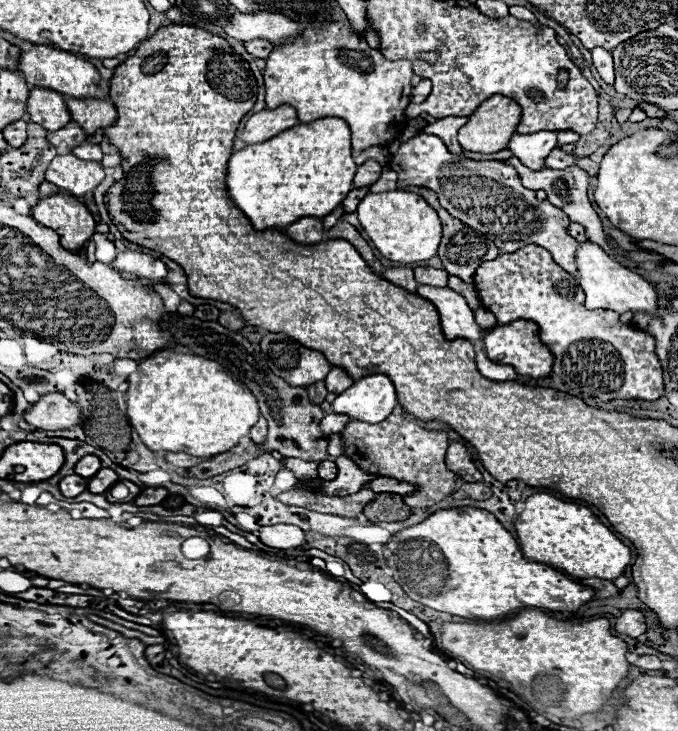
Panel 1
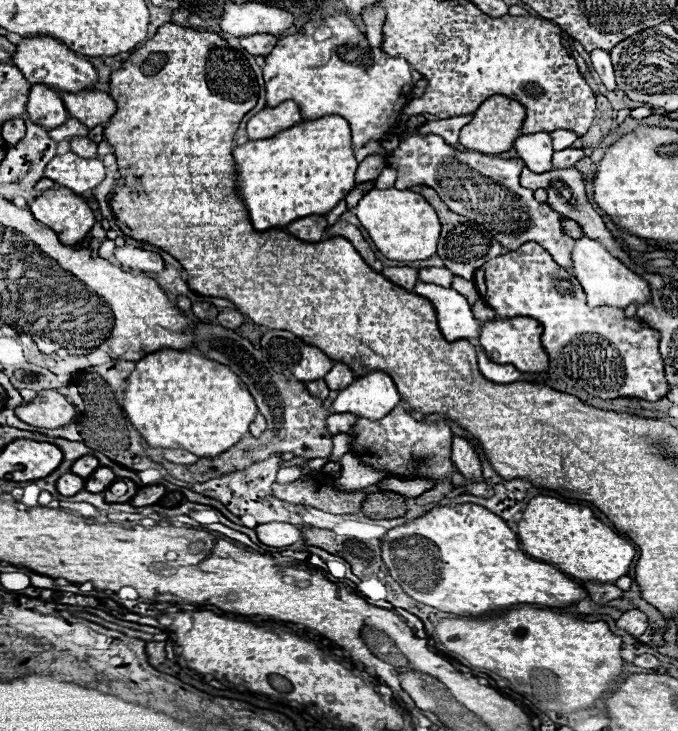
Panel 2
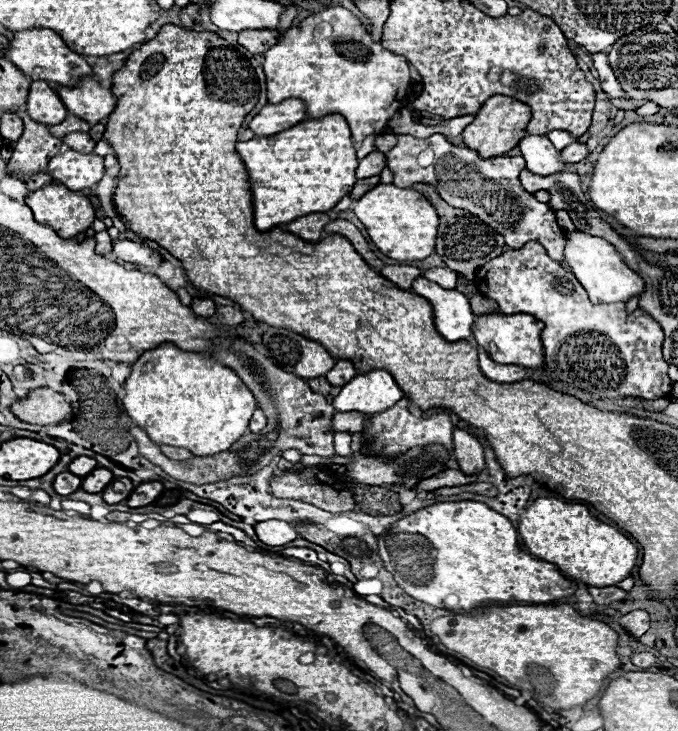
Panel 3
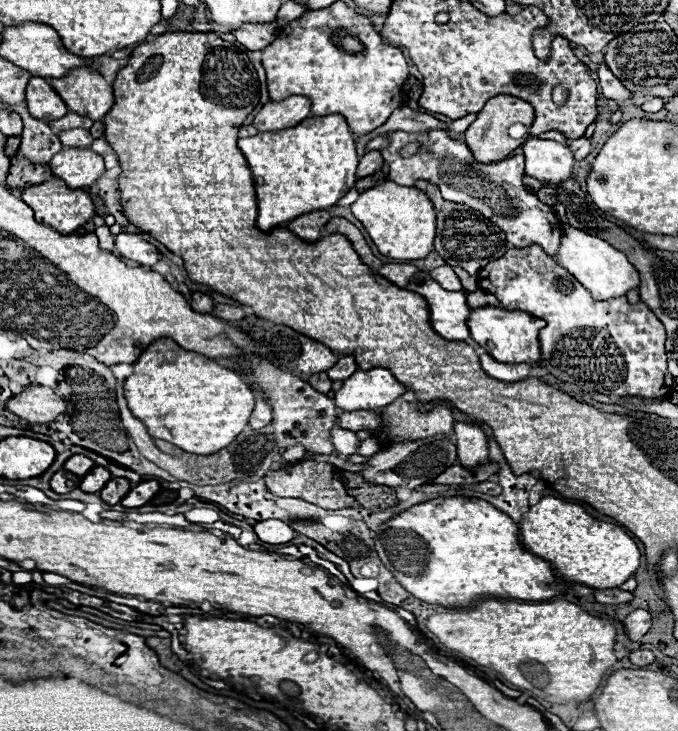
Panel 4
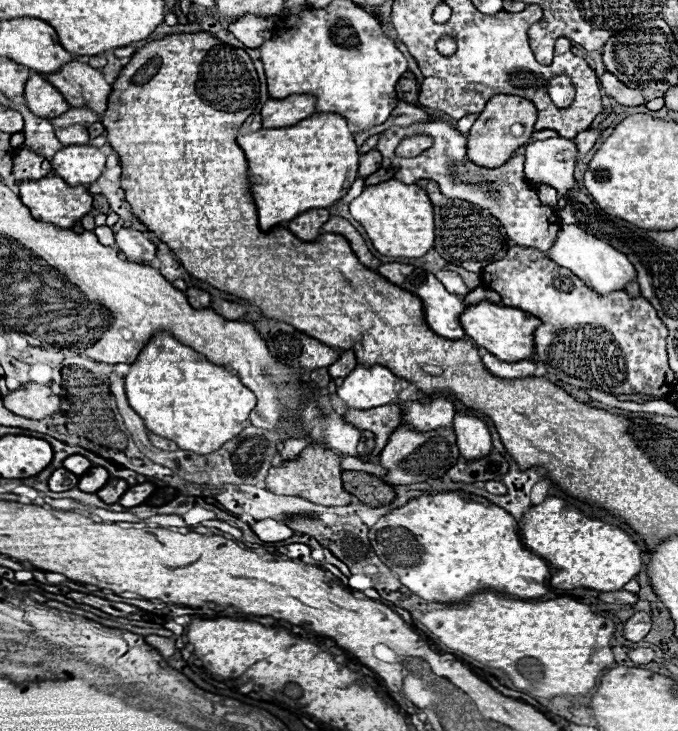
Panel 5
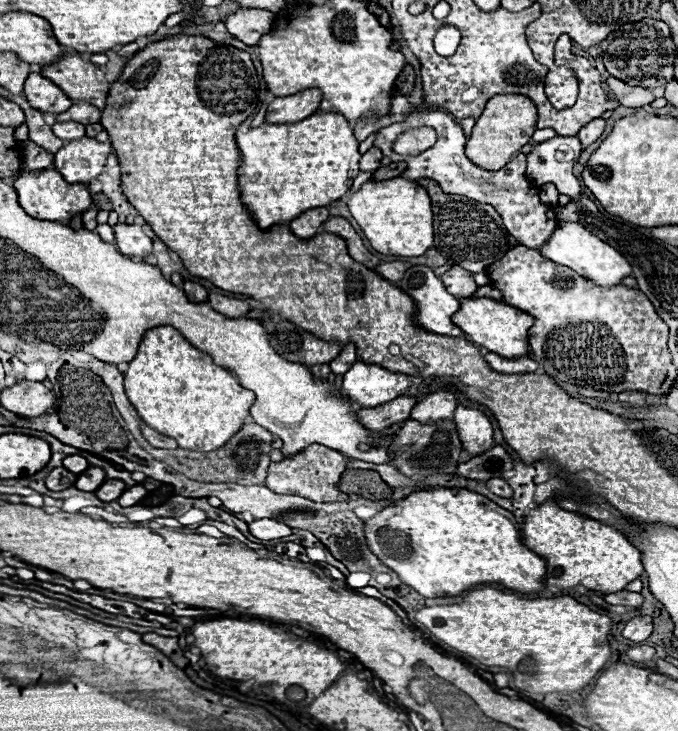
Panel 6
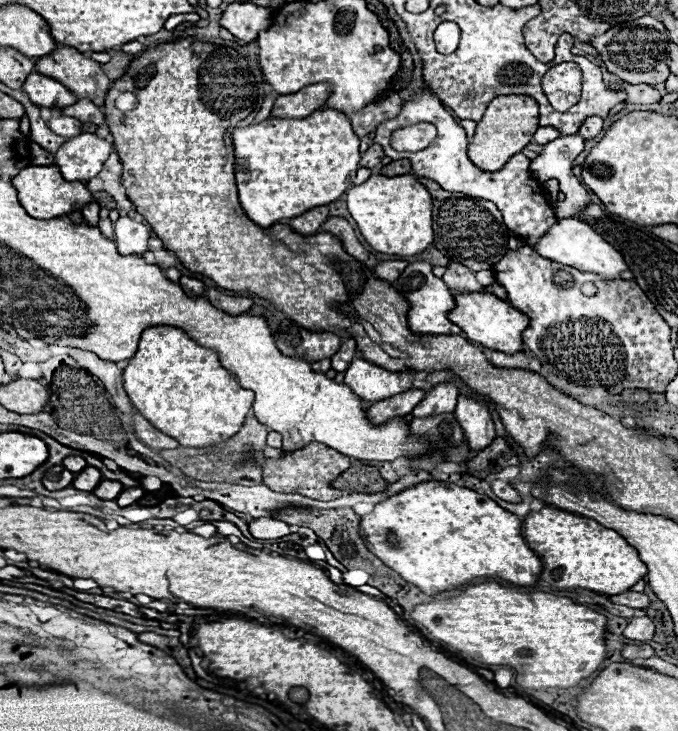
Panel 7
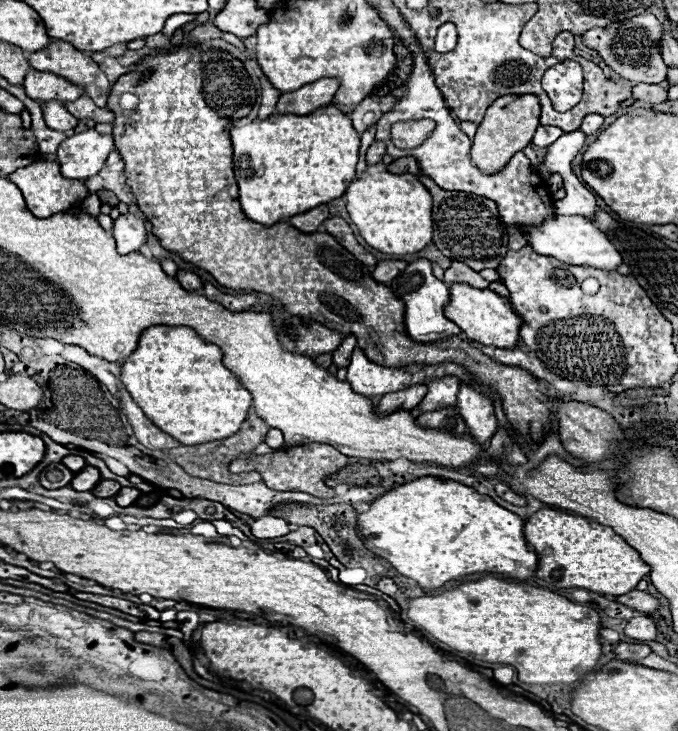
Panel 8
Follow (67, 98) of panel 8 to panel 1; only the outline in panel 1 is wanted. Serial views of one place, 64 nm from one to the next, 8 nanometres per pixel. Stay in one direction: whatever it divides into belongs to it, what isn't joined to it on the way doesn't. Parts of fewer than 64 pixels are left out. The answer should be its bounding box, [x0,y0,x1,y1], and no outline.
[28,88,70,132]

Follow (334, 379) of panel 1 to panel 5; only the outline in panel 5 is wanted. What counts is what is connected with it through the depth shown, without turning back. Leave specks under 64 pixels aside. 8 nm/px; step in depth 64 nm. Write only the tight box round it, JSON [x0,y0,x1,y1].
[328,350,356,378]

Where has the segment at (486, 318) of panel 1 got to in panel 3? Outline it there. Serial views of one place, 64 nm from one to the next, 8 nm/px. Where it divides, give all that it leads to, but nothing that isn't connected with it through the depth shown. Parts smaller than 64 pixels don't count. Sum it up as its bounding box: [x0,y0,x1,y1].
[470,294,496,314]

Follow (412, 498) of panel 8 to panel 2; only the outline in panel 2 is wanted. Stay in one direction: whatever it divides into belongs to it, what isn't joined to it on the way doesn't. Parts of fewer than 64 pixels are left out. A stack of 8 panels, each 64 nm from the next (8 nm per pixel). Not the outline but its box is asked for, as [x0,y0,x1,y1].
[382,504,588,616]

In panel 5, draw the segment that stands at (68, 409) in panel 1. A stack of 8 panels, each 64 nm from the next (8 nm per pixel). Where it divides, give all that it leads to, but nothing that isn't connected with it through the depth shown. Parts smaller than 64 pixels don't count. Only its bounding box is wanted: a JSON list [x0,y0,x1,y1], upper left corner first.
[4,384,60,420]

